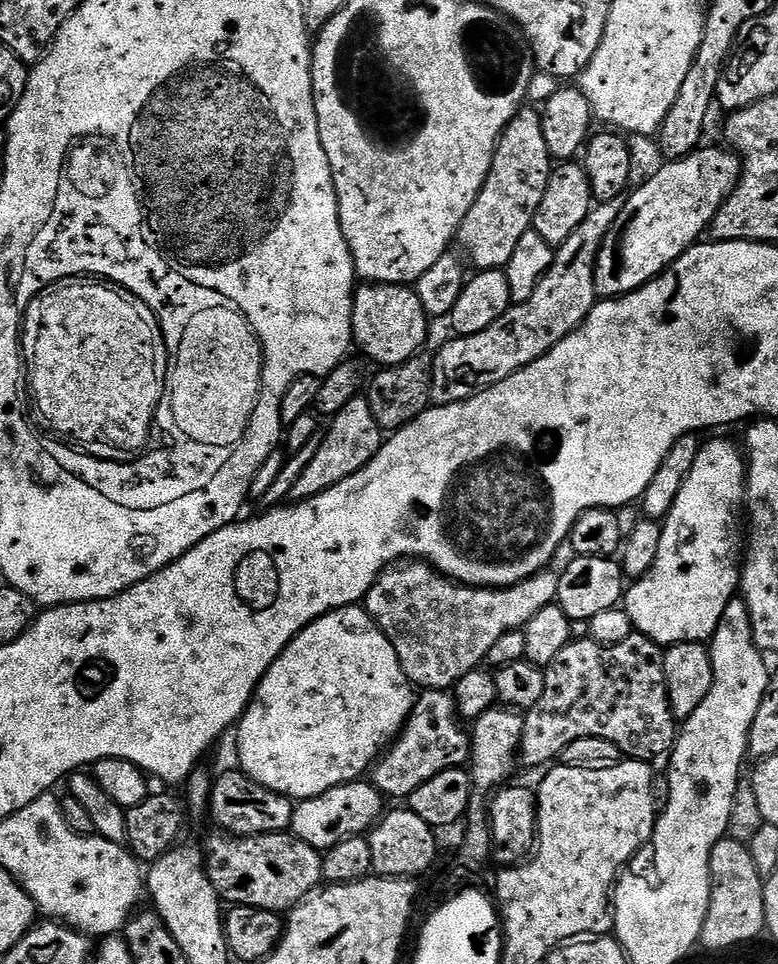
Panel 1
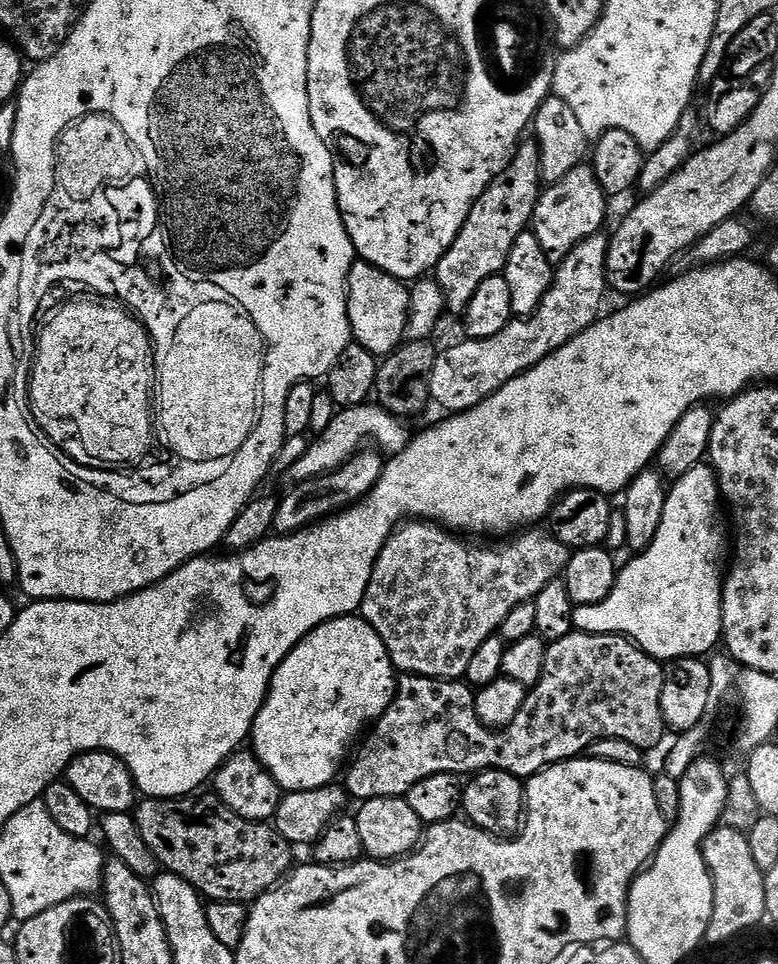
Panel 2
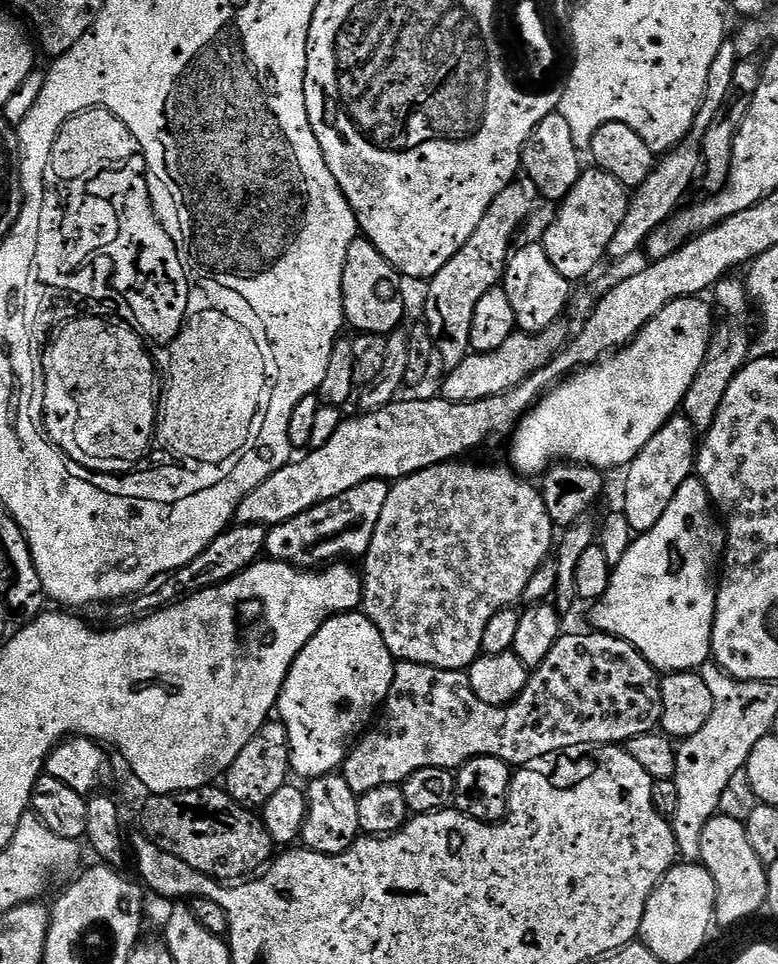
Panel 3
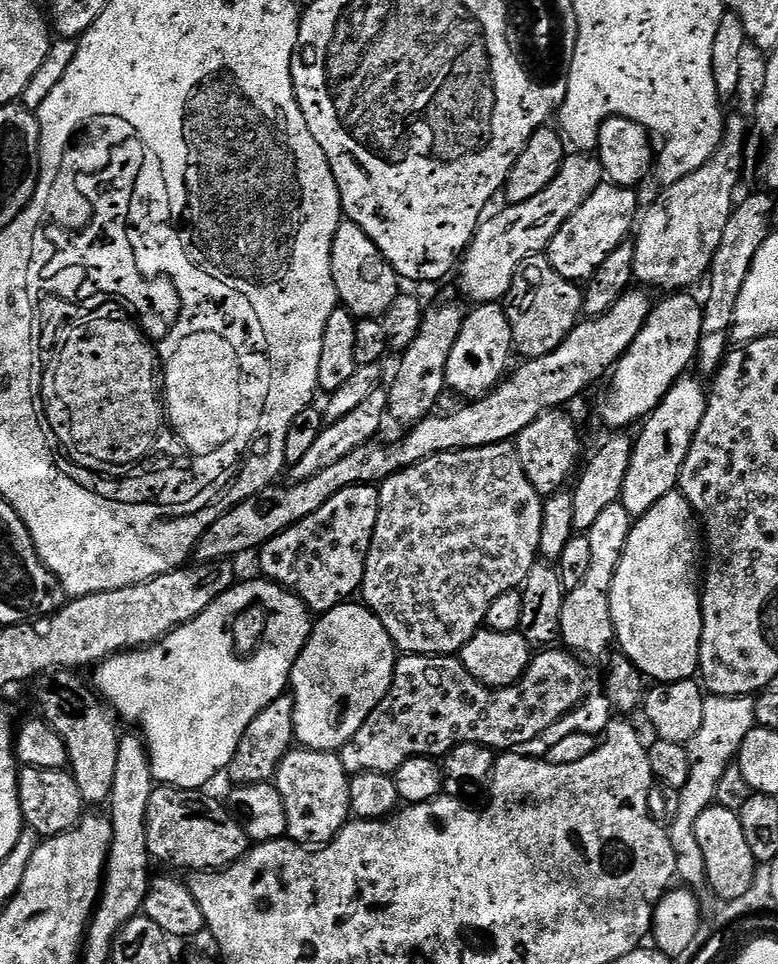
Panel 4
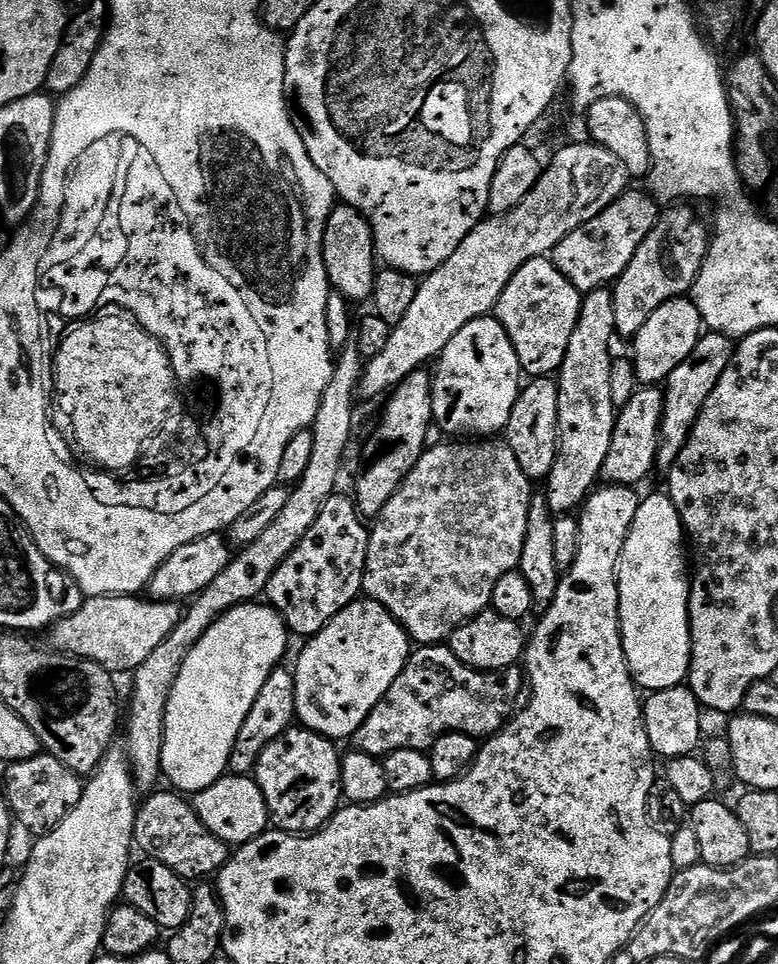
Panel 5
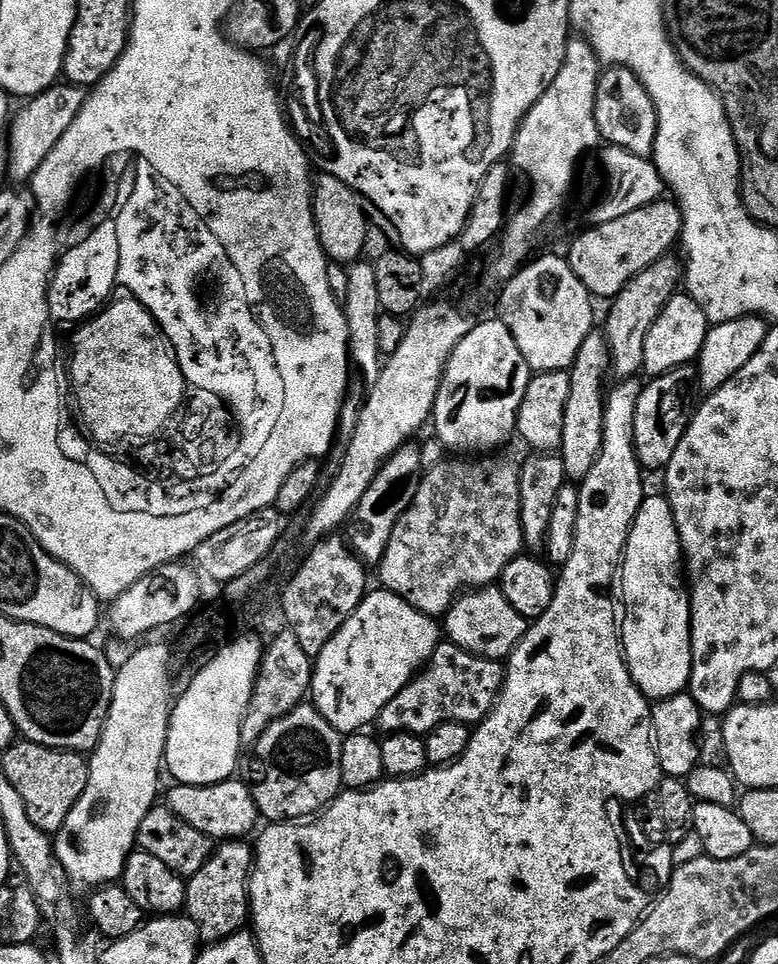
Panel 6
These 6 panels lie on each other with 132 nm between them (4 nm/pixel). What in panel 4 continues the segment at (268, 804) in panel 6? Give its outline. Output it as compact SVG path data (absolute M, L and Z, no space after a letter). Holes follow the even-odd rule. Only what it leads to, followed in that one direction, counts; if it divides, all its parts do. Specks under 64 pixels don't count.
M293 747L282 758L274 777L278 794L282 794L282 806L286 806L286 836L295 844L327 846L344 829L352 816L350 806L350 774L342 766L336 752L319 752L313 748Z

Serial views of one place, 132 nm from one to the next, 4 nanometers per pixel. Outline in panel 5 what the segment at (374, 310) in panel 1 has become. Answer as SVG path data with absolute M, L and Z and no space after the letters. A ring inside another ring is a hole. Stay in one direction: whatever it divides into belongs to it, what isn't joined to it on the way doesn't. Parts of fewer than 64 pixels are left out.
M343 202L337 203L324 231L324 265L329 285L349 302L367 301L376 290L378 253L372 227L358 210Z

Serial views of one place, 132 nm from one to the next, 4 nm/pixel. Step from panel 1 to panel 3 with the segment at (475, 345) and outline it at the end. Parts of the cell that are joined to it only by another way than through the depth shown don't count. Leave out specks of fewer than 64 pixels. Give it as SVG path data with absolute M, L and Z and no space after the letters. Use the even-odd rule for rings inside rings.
M564 322L552 324L541 332L513 332L498 350L489 352L472 352L464 357L462 363L447 369L448 377L444 380L443 399L450 402L478 402L482 398L500 396L514 386L518 386L526 378L530 378L538 370L545 368L557 354L564 349L570 339L570 331Z

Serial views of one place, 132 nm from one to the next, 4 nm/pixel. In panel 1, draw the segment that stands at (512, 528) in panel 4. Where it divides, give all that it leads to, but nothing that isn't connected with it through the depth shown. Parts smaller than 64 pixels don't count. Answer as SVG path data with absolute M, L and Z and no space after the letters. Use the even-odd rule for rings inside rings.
M404 562L381 572L364 595L362 607L380 627L382 634L390 638L390 646L394 646L394 654L398 654L398 662L413 686L420 690L448 690L487 661L494 642L498 642L502 634L510 634L510 630L523 630L538 610L556 603L560 572L552 571L539 572L505 588L472 588L469 584L458 584L445 578L427 562Z

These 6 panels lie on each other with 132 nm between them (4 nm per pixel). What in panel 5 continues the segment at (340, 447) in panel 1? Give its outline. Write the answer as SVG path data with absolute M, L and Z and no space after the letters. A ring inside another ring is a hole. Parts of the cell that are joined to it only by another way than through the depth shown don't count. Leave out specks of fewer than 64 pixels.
M334 495L326 506L322 506L322 514L318 514L302 542L298 542L298 546L290 550L286 562L274 570L266 600L282 617L293 637L317 636L339 612L346 610L346 606L361 599L369 531L365 517L356 508L355 499L351 495Z

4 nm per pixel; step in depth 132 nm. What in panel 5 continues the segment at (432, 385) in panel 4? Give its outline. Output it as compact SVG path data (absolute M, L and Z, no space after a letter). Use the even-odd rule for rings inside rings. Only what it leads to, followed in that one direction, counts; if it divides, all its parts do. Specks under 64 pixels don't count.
M427 371L412 372L404 381L393 388L387 397L388 405L384 408L384 417L376 428L376 433L368 440L364 448L364 469L356 480L354 499L360 515L375 518L394 498L398 486L418 466L418 458L426 448L425 433L431 426L432 419L432 376Z

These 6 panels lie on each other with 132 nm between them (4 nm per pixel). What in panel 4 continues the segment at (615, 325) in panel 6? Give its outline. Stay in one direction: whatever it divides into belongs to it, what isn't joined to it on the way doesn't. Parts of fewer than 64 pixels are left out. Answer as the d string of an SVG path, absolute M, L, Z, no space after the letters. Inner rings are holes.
M729 115L720 145L706 166L667 185L656 204L650 205L645 212L643 209L634 232L636 249L632 261L637 285L648 290L665 288L665 293L672 294L677 290L691 289L688 288L691 284L699 280L701 283L707 277L714 254L718 246L722 246L722 230L726 230L726 222L730 222L737 199L736 187L744 168L744 135L747 132L742 117Z

